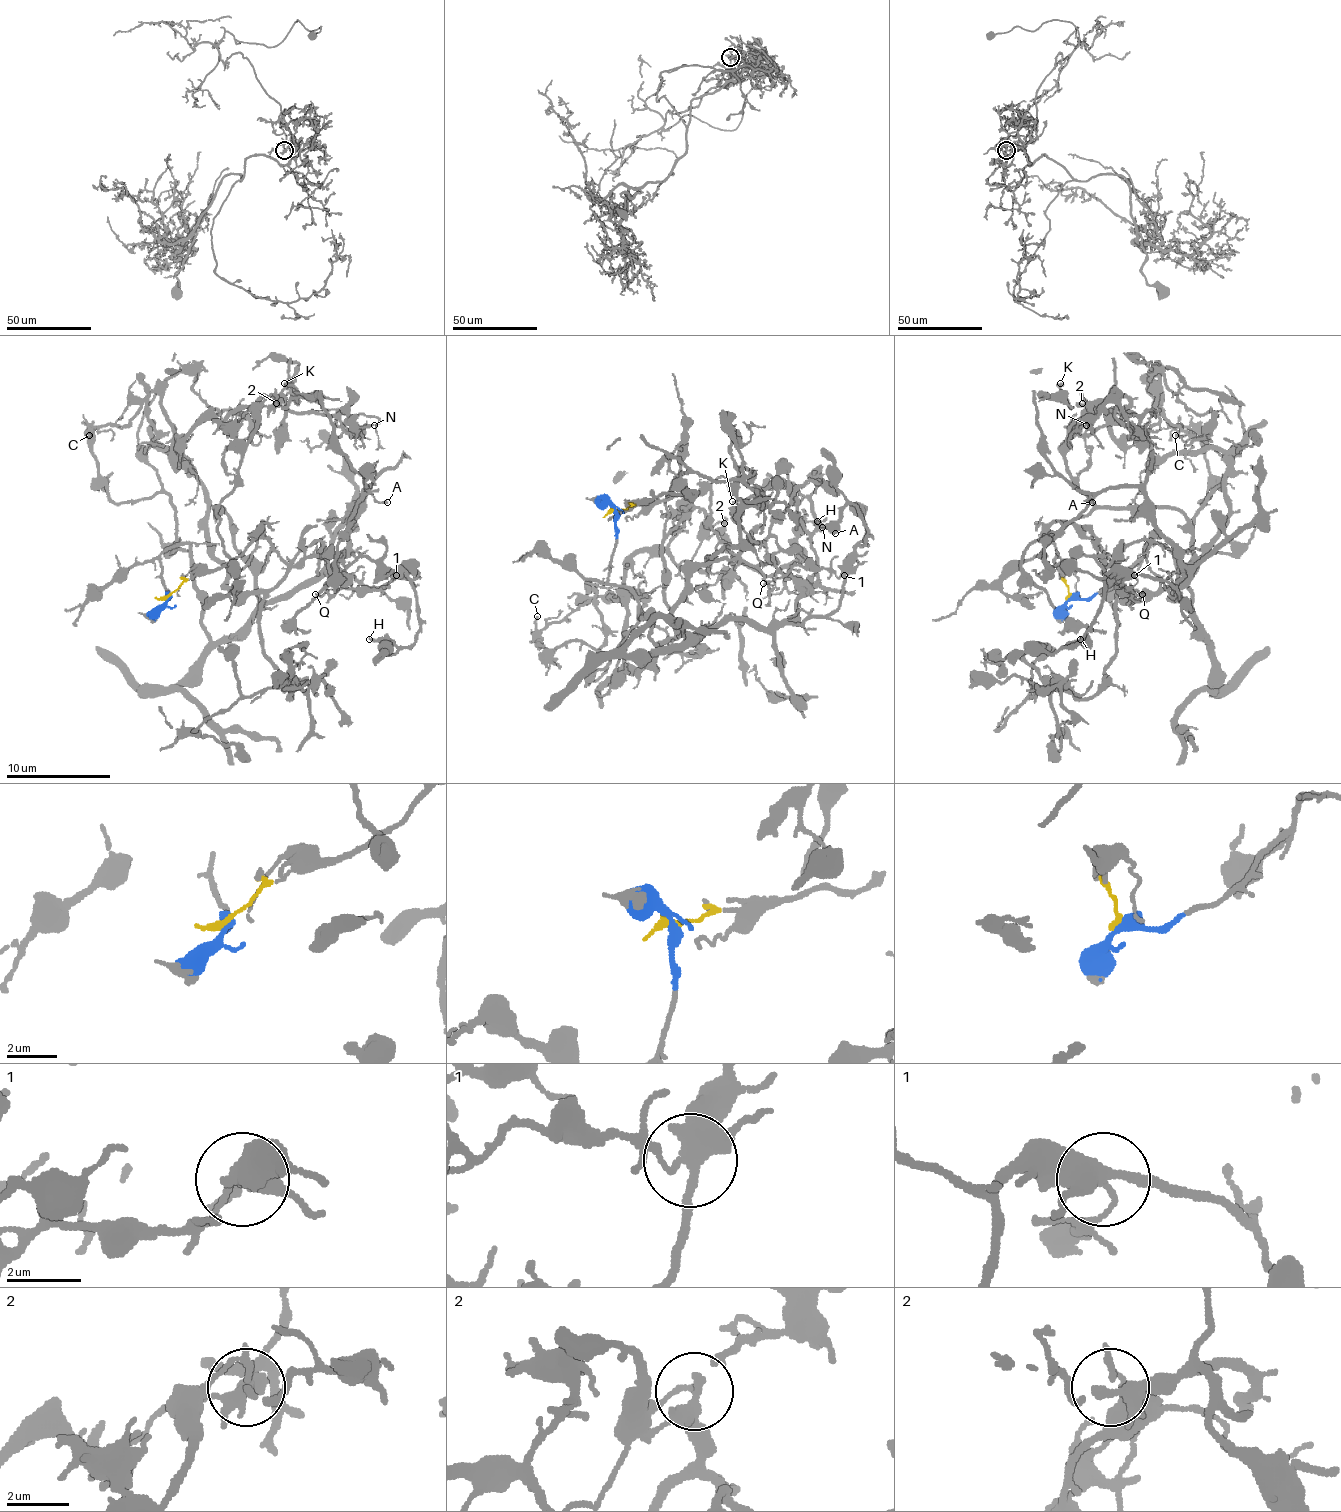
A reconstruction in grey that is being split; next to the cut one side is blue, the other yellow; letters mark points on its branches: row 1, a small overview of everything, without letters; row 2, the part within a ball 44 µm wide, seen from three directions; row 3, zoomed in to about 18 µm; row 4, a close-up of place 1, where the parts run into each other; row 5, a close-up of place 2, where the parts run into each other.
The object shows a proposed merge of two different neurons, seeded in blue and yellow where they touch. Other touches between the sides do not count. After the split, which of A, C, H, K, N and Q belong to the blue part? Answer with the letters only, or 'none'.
A, C, H

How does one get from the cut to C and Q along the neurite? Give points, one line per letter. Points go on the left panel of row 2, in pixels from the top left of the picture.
C: (166, 596), (161, 554), (187, 544), (189, 552), (176, 544), (176, 510), (163, 492), (116, 502), (90, 434)
Q: (166, 596), (236, 560), (262, 521), (262, 536), (286, 562), (328, 562), (325, 588), (333, 591), (315, 594)

